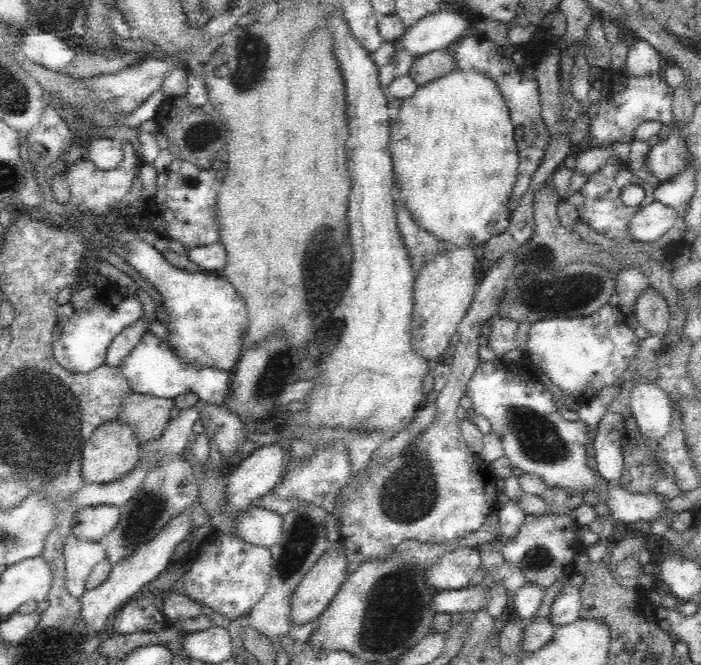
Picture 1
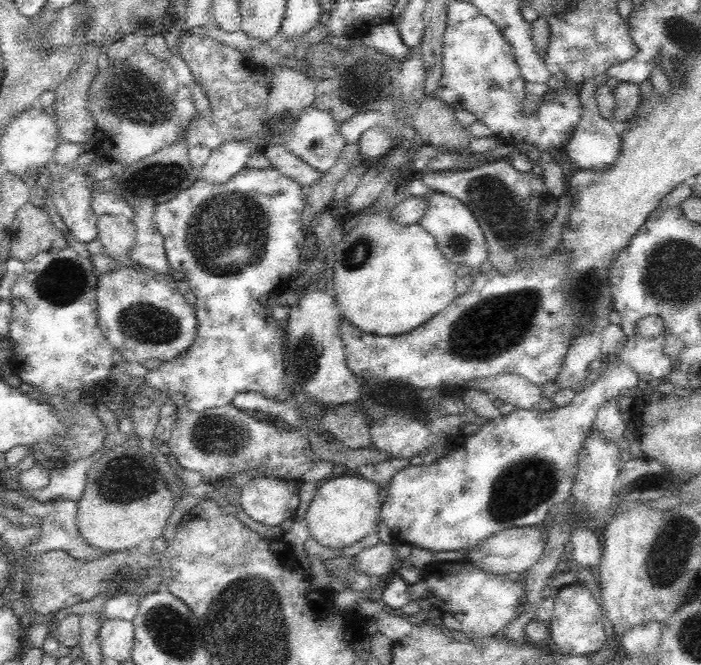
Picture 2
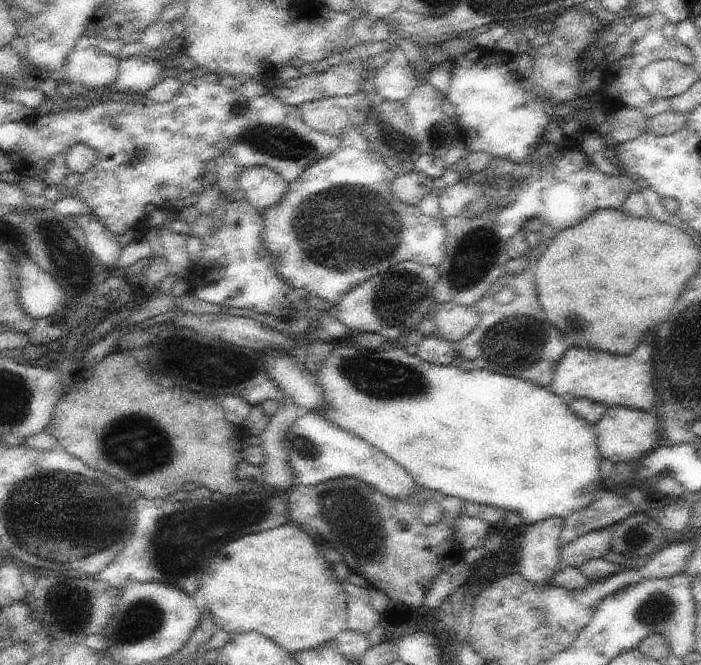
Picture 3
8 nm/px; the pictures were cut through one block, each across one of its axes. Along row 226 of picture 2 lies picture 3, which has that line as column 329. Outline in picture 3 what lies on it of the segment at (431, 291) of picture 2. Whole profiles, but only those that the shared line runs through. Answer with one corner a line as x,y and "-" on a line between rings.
346,342
334,347
327,359
320,365
315,377
321,386
326,402
323,411
315,413
337,427
351,432
359,439
365,440
368,444
378,447
384,454
405,468
422,489
438,491
442,495
456,497
463,501
500,507
506,512
520,513
524,519
523,522
530,525
555,516
561,516
565,520
568,515
586,508
607,491
604,479
600,478
600,462
603,456
597,445
594,427
569,407
567,398
554,394
550,389
542,388
532,381
511,375
491,373
484,369
465,371
456,363
435,365
420,359
418,355
408,354
400,347
391,347
389,350
377,352
374,349
358,347
356,344
352,346

